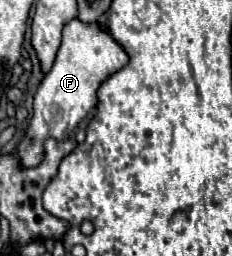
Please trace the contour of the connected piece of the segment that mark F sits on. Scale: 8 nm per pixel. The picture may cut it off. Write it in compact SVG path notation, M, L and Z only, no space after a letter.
M78 18L66 22L62 30L62 46L58 50L56 62L36 90L34 116L30 120L30 128L26 130L26 136L16 146L16 152L24 168L40 164L42 144L46 138L66 140L74 132L78 122L84 120L88 112L94 108L94 104L98 102L96 90L102 84L102 80L106 80L106 76L126 66L128 60L130 56L112 38L110 30L100 22L82 22Z

